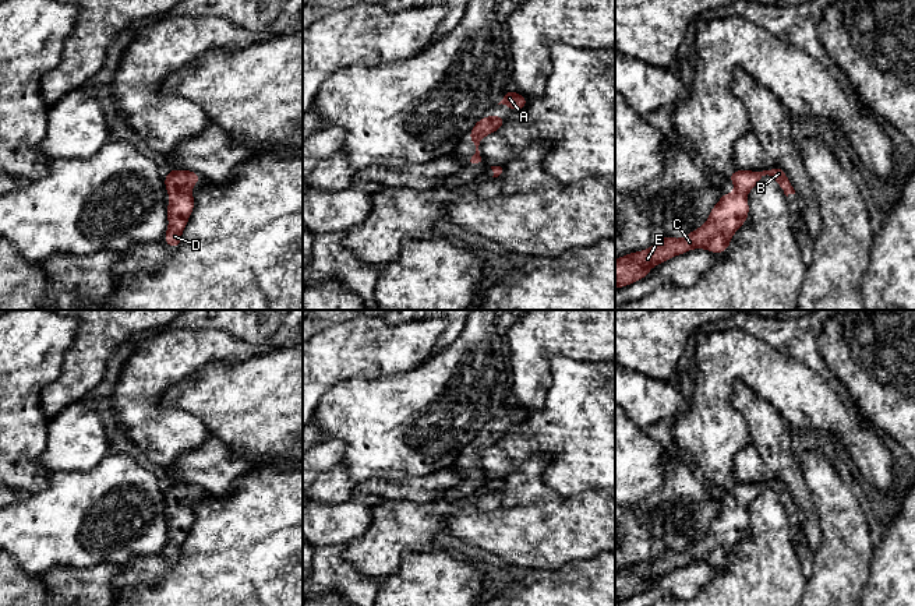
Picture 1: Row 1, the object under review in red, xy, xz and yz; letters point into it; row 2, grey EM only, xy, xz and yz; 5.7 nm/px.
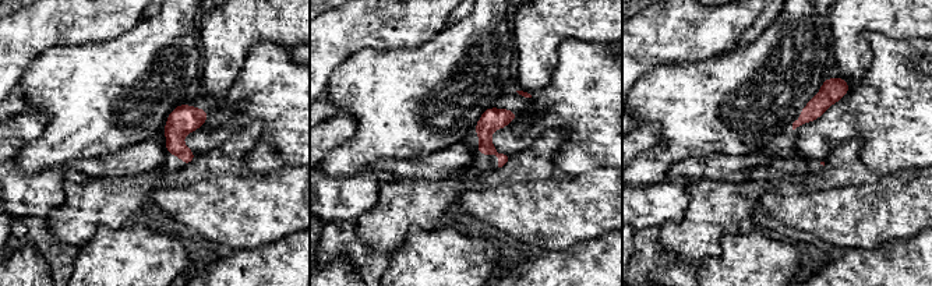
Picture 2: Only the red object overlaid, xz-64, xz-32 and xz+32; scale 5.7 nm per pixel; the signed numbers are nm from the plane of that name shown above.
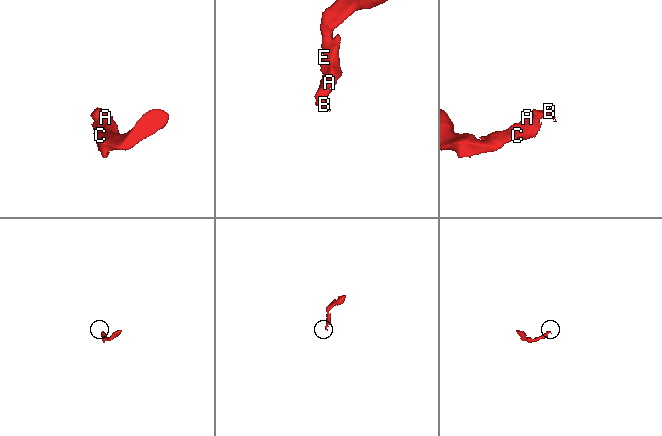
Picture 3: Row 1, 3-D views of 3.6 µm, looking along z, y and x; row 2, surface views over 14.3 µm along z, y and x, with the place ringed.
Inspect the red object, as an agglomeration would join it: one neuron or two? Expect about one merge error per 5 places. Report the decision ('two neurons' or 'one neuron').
one neuron

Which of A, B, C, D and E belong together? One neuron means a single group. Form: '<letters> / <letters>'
A B C D E

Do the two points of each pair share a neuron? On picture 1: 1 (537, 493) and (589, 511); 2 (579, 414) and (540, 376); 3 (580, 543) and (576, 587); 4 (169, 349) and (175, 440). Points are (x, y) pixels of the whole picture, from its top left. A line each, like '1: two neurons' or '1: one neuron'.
1: two neurons
2: two neurons
3: two neurons
4: one neuron

